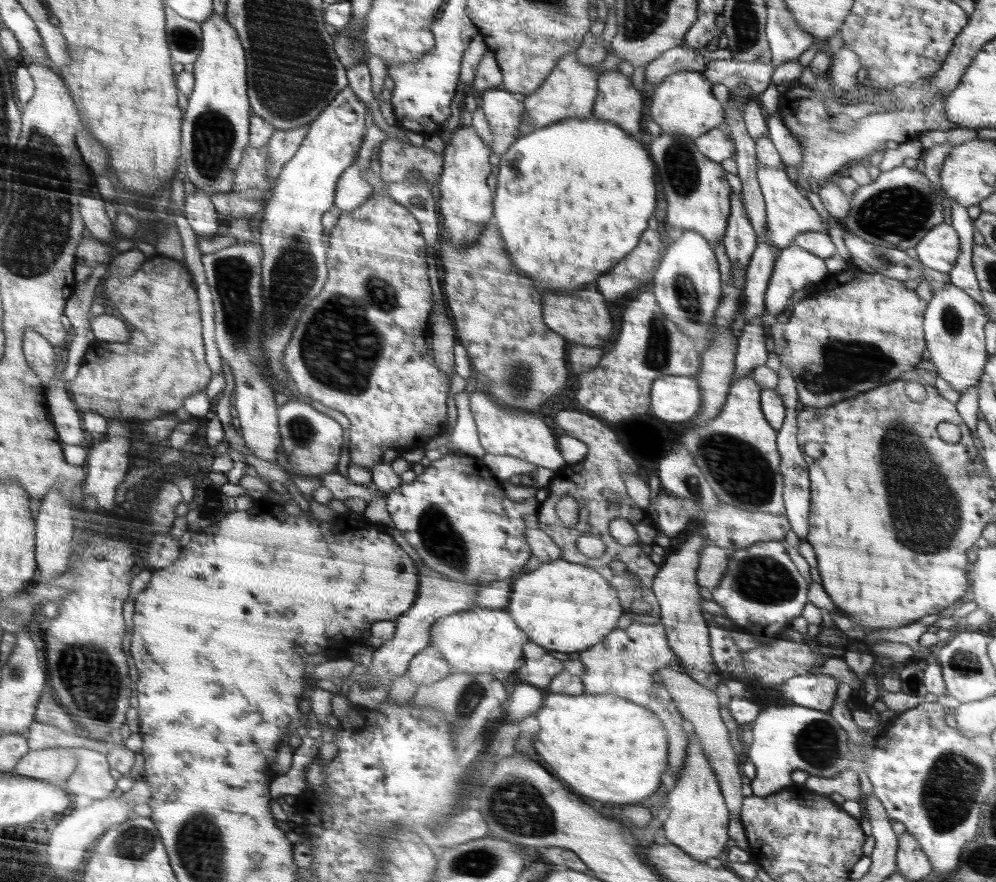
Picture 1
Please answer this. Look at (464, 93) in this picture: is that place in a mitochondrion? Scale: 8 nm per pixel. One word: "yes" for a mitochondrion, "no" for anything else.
no

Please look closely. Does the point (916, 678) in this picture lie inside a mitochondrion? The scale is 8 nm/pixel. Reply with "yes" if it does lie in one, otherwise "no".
yes

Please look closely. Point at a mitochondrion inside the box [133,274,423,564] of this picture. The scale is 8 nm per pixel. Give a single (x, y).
(301, 431)

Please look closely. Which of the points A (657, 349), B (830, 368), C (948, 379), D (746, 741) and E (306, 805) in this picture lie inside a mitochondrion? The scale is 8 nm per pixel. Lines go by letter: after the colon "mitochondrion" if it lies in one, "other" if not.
A: mitochondrion
B: mitochondrion
C: other
D: other
E: other

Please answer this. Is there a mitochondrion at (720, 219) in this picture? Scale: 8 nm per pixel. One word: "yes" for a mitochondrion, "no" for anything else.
no

